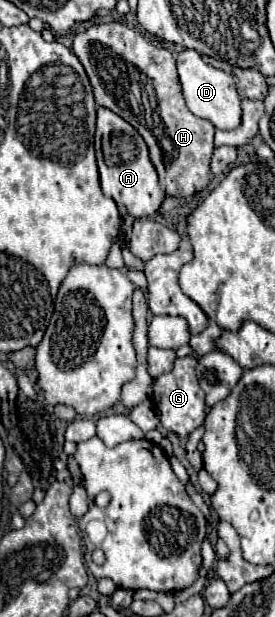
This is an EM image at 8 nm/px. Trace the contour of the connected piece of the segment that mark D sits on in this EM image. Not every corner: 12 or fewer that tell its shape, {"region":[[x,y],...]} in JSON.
{"region":[[194,49],[176,57],[188,109],[216,129],[240,125],[234,77]]}

